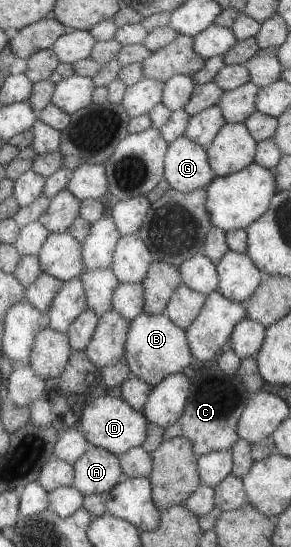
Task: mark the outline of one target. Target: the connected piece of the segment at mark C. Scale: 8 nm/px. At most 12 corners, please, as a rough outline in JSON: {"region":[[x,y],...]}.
{"region":[[216,356],[181,370],[189,392],[164,440],[186,438],[196,457],[227,451],[248,401]]}

